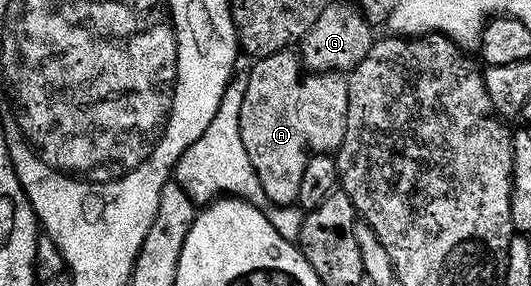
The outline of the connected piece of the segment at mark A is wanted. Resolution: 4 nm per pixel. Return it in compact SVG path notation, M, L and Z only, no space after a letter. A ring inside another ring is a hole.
M286 50L270 56L263 56L252 61L253 69L247 72L247 94L243 94L243 110L239 110L239 134L243 138L243 147L247 149L247 158L251 158L251 166L255 166L255 174L265 191L266 201L273 206L293 206L297 204L299 182L303 178L303 166L307 166L310 156L314 154L333 154L343 142L343 134L347 130L347 94L349 82L344 75L335 72L310 72L306 70L301 57L296 51Z

